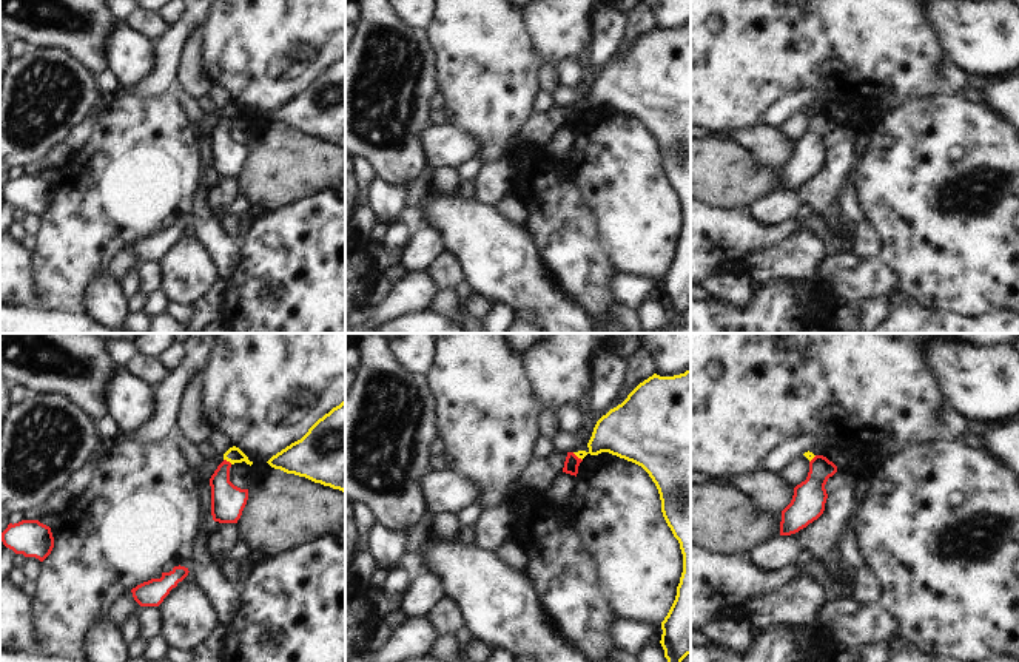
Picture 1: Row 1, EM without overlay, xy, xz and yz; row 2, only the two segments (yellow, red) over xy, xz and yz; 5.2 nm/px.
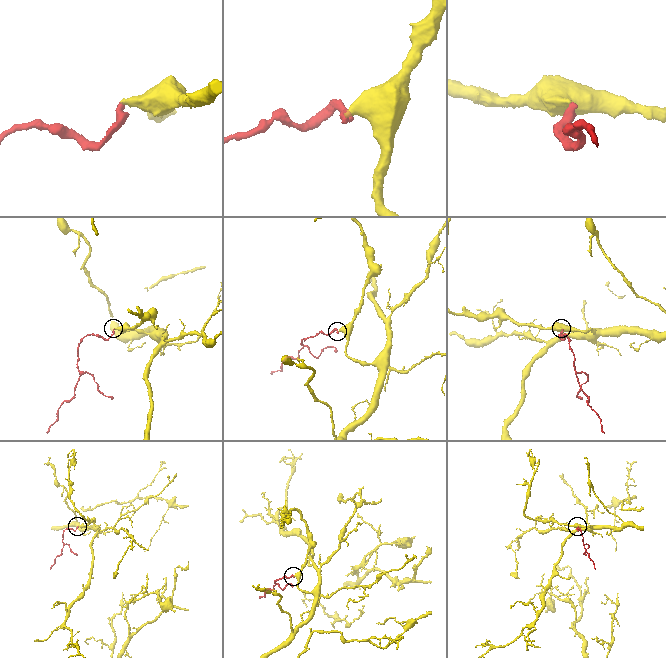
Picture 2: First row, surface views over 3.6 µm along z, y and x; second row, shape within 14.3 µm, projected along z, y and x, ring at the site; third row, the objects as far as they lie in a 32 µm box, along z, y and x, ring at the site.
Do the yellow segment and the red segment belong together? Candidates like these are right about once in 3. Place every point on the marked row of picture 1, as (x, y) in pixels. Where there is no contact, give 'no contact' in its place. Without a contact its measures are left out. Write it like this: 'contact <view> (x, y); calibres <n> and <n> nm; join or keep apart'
contact xz (577, 455); calibres 240 and 80 nm; keep apart

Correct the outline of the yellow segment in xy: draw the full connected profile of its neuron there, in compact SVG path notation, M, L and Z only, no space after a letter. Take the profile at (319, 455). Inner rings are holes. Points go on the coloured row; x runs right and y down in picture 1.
M345 401L267 463L287 474L345 492Z

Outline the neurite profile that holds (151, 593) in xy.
M174 566L170 572L162 572L160 579L151 579L133 588L133 597L140 606L159 606L188 572L185 566Z

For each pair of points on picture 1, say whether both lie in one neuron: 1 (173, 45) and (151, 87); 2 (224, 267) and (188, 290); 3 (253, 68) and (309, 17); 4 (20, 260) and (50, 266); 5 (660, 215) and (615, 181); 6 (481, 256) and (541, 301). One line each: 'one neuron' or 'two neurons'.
1: one neuron
2: two neurons
3: one neuron
4: two neurons
5: one neuron
6: one neuron

